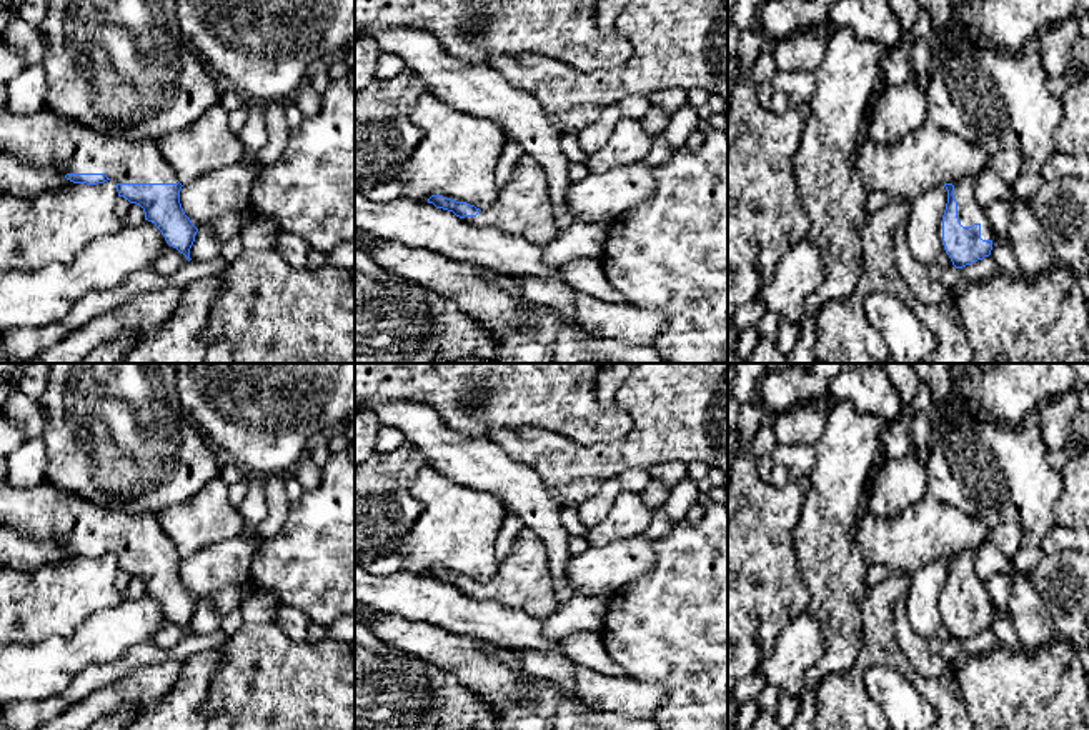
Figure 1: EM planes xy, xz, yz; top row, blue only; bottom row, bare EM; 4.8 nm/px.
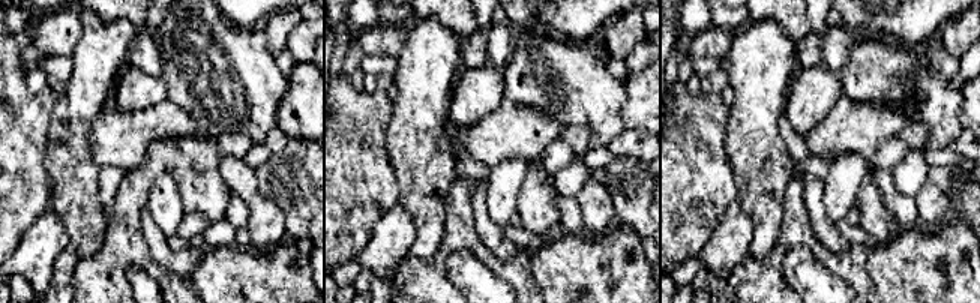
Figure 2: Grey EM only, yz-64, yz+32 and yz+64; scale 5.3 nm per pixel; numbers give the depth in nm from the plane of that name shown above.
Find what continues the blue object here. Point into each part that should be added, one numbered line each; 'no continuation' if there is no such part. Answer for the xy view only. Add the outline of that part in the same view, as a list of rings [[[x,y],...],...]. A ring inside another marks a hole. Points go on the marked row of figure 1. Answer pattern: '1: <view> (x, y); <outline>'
1: xy (44, 139); [[[0,83],[0,148],[28,160],[37,167],[50,167],[62,173],[105,173],[117,183],[178,183],[172,165],[148,137],[135,140],[122,133],[95,130],[82,122],[42,110],[30,117],[13,115],[7,107],[7,85]]]

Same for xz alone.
1: xz (522, 209); [[[525,153],[495,202],[476,217],[465,217],[463,220],[544,247],[558,235],[546,172],[535,158]]]

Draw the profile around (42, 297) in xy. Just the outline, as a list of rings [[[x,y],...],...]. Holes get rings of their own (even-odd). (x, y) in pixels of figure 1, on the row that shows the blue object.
[[[143,220],[137,227],[123,225],[118,232],[108,233],[90,242],[77,258],[68,265],[50,263],[38,270],[7,270],[0,272],[0,333],[18,327],[48,327],[65,322],[75,303],[87,293],[110,290],[130,278],[133,273],[153,268],[158,255],[165,248],[173,248],[167,243],[155,223]]]

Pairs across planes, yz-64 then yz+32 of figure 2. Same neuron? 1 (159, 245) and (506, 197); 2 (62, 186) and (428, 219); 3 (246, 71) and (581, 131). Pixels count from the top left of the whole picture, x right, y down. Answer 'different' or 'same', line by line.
1: different
2: same
3: different

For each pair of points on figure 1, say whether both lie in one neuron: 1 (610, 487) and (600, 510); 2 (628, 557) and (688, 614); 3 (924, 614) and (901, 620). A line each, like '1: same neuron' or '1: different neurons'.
1: same neuron
2: different neurons
3: different neurons

